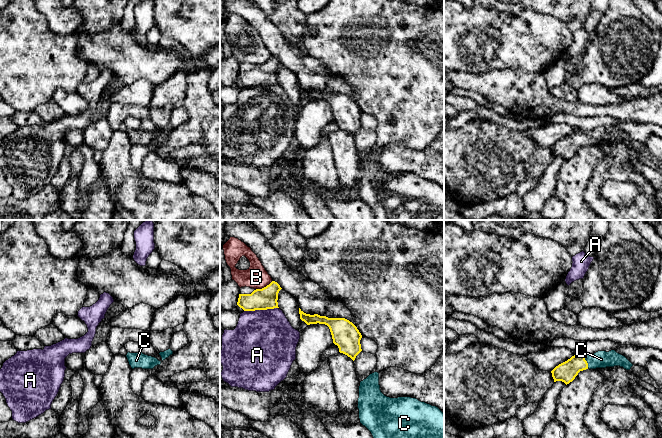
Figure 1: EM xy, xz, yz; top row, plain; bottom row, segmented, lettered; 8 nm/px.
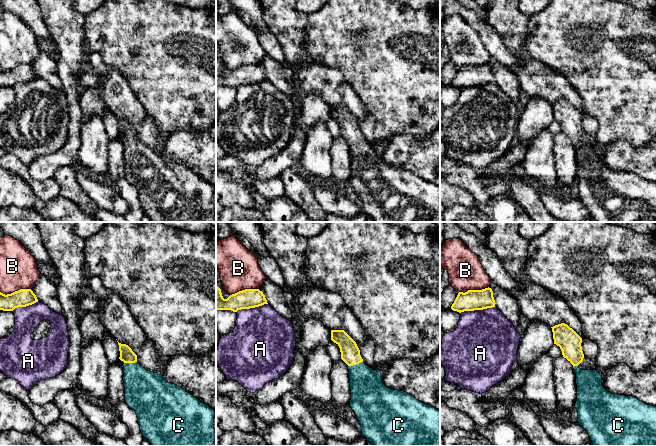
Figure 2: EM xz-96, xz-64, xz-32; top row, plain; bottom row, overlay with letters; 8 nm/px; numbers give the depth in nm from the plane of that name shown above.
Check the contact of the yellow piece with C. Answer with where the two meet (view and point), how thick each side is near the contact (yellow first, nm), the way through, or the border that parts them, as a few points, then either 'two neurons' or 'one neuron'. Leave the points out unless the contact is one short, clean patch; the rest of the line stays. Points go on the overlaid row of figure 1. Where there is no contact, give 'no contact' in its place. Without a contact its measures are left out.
contact yz (586, 361); calibres 160 and 140 nm; way yz (566, 372), (576, 363), (586, 361), (601, 359); one neuron

